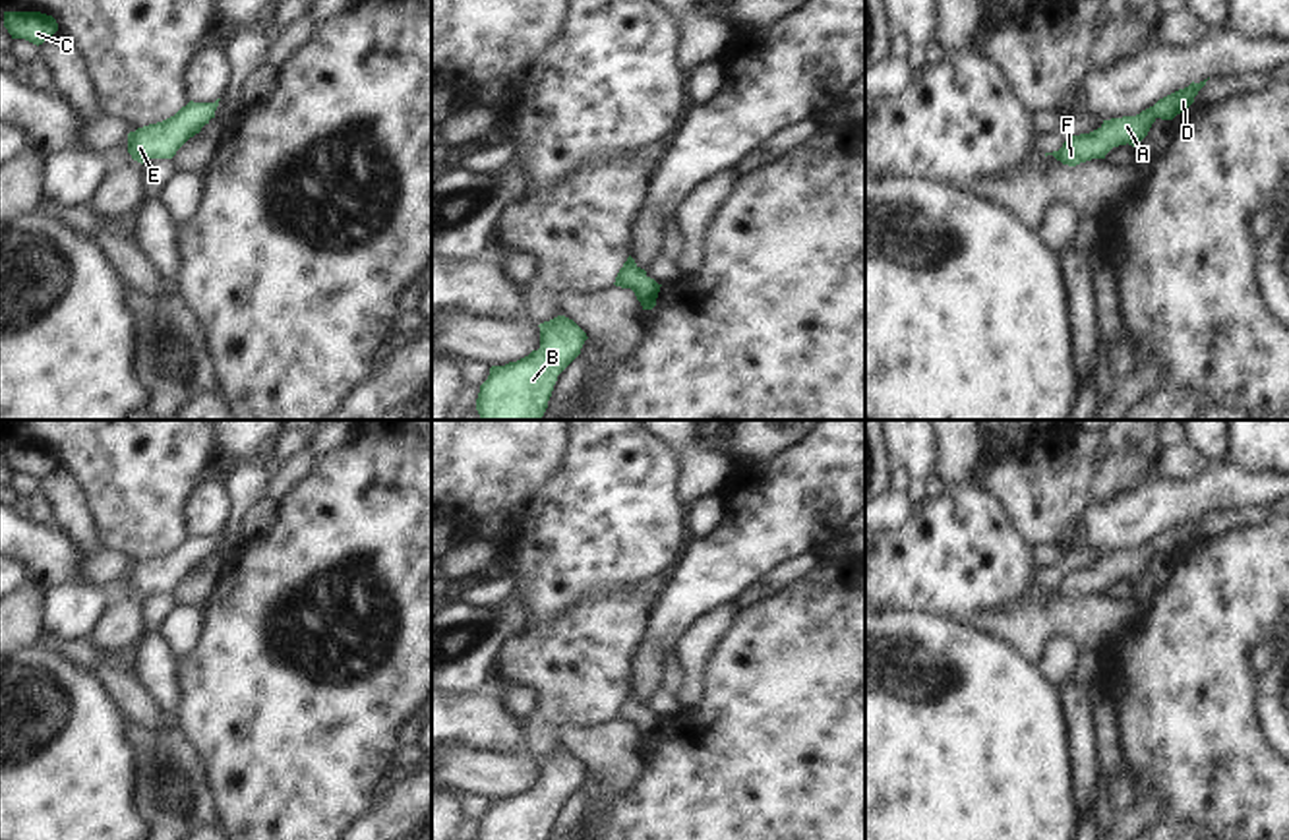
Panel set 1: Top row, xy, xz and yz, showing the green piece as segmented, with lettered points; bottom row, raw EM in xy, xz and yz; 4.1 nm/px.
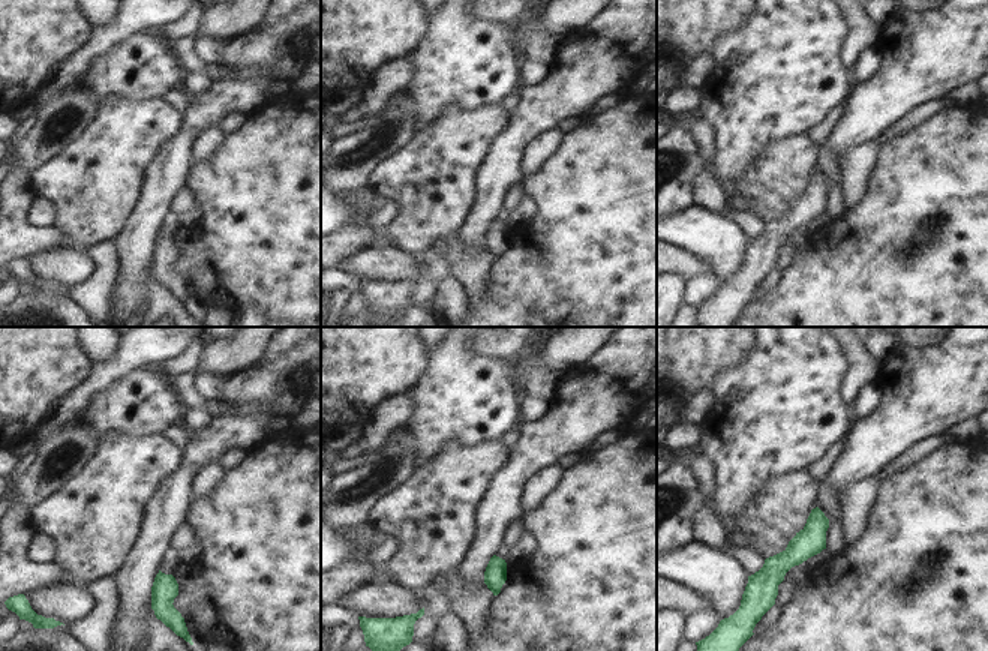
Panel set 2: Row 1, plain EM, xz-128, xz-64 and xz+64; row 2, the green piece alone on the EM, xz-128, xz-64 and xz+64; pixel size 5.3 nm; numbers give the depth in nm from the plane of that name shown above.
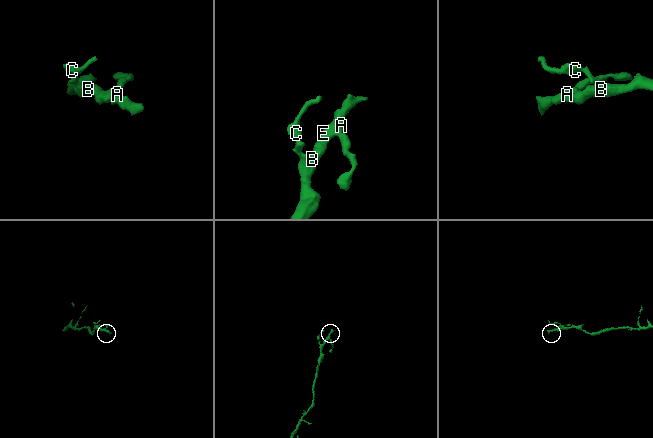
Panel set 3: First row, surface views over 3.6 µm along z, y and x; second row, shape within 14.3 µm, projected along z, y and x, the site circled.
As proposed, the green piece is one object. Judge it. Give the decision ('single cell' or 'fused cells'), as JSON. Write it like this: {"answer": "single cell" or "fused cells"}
{"answer": "single cell"}

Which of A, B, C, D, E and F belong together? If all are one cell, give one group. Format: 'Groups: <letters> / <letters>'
Groups: A B C D E F.

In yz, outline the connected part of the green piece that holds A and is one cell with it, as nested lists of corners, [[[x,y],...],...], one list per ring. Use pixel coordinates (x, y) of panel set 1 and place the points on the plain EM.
[[[1208,513],[1200,517],[1192,515],[1188,521],[1159,532],[1154,540],[1136,550],[1103,554],[1097,563],[1068,571],[1059,585],[1045,586],[1045,590],[1053,588],[1063,598],[1076,600],[1092,592],[1105,592],[1113,581],[1126,577],[1134,581],[1148,569],[1157,552],[1173,554],[1184,546],[1206,515]]]

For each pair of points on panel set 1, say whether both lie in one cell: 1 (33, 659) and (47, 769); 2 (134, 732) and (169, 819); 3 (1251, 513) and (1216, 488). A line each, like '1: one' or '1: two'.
1: one
2: one
3: two

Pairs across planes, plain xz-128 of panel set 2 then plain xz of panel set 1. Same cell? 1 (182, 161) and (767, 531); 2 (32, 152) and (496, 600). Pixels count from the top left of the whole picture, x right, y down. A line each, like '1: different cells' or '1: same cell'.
1: same cell
2: different cells

